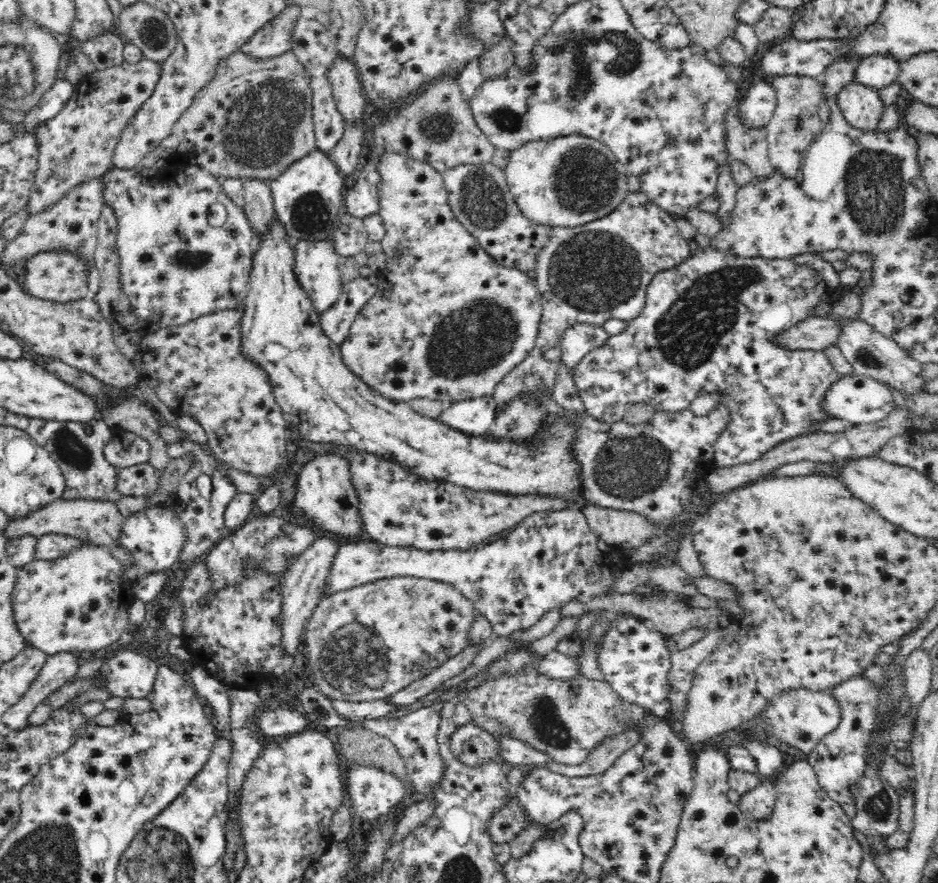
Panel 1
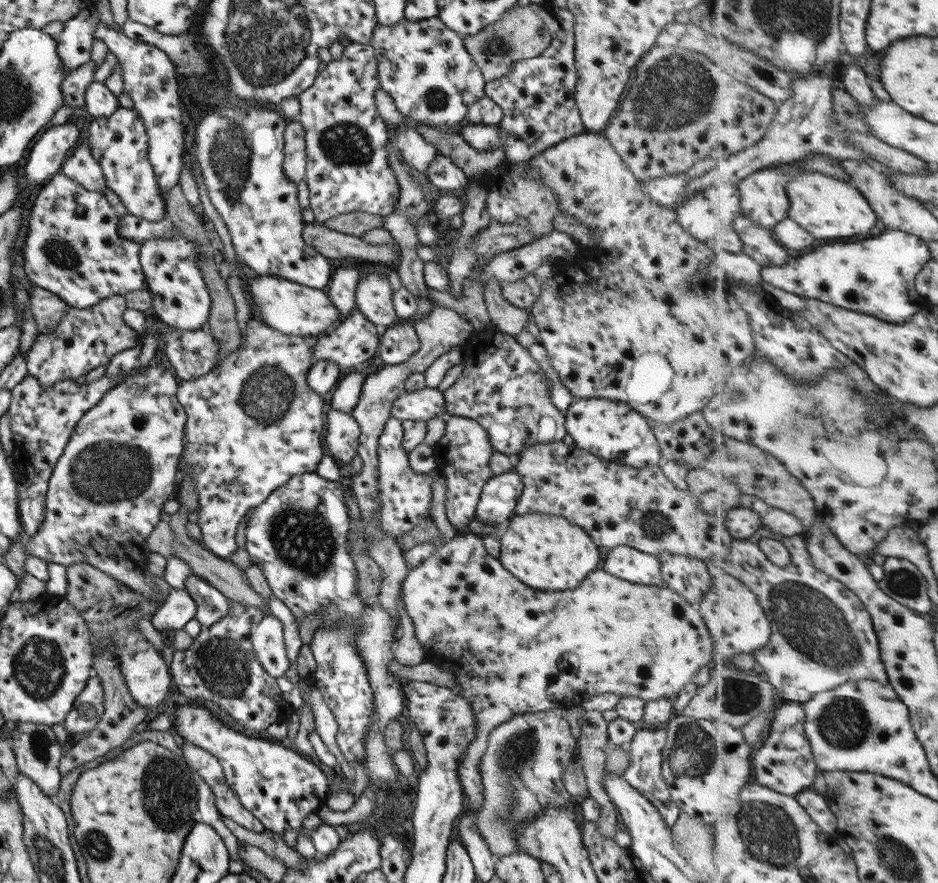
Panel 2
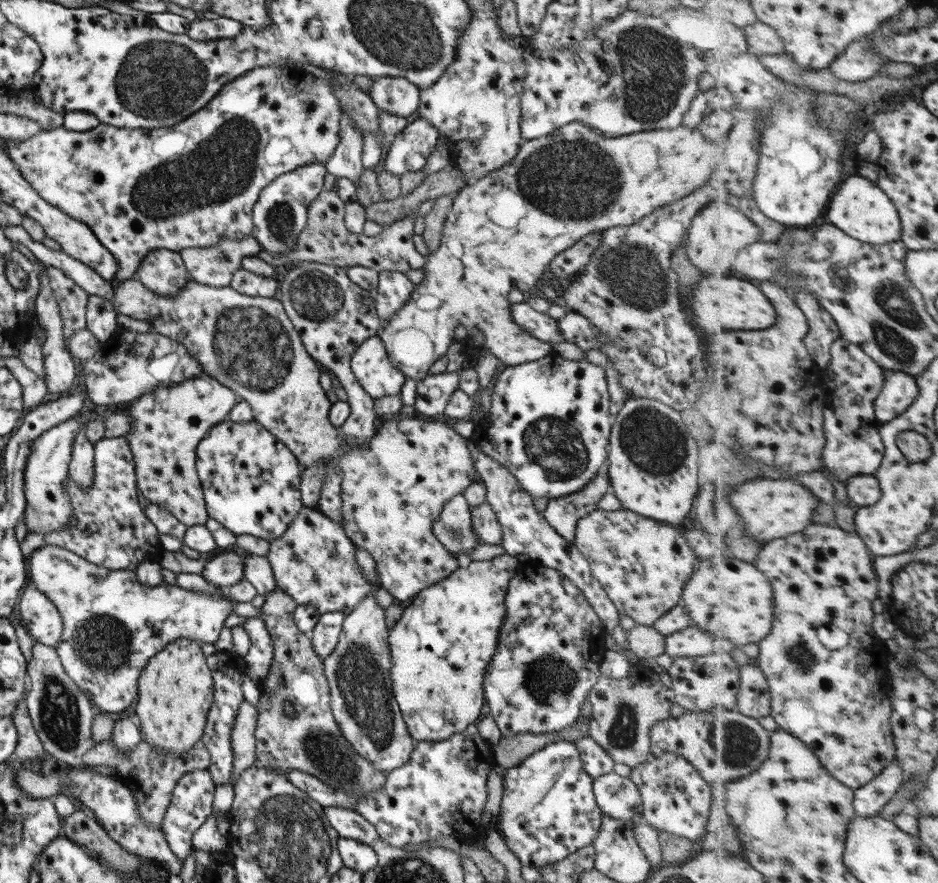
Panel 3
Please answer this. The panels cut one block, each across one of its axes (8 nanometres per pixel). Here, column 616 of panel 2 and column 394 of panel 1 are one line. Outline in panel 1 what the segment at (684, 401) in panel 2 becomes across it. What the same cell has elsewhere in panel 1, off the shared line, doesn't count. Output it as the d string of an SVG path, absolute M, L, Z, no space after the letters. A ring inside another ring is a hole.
M388 152L386 156L379 159L378 157L373 158L372 161L377 164L381 176L378 213L384 221L385 235L378 242L381 244L381 250L383 250L386 259L382 276L384 276L384 280L388 281L388 286L386 292L382 292L382 288L380 288L354 319L348 338L339 346L344 364L364 383L391 401L408 402L408 400L415 398L423 398L441 401L446 406L461 400L491 396L496 385L510 371L513 371L535 347L541 326L542 297L537 292L534 277L528 272L498 266L498 263L494 262L493 258L478 244L478 240L454 219L450 205L448 205L448 191L444 186L442 173L432 169L424 162L394 152Z

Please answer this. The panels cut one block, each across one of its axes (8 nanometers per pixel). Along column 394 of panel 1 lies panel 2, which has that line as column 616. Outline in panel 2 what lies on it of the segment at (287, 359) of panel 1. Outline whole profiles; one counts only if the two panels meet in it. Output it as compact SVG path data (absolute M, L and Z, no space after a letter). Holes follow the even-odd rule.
M606 398L575 399L563 413L566 433L581 450L633 468L661 463L657 439L646 419L624 402Z

